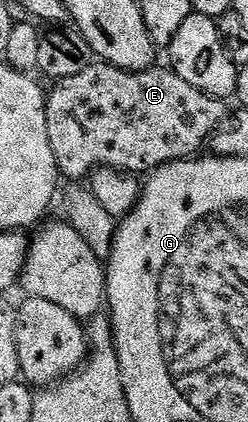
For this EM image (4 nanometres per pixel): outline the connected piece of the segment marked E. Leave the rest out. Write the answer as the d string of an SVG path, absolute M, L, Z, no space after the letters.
M99 60L85 68L85 72L58 79L52 85L55 87L46 95L45 128L49 132L49 148L53 148L55 163L64 179L86 179L100 166L143 176L170 162L198 155L202 151L199 149L210 143L212 134L224 125L224 103L193 88L193 84L181 80L174 70L159 69L122 70Z

